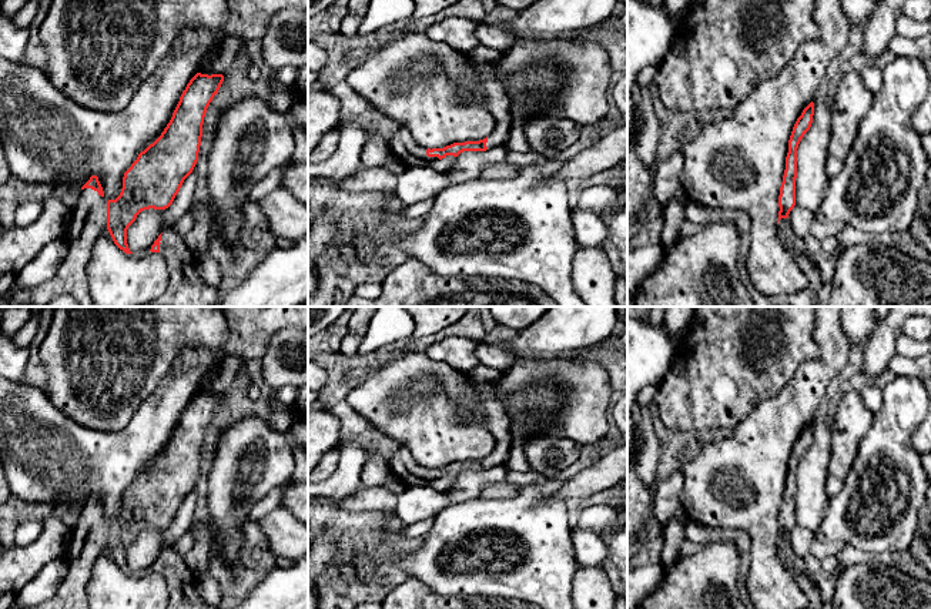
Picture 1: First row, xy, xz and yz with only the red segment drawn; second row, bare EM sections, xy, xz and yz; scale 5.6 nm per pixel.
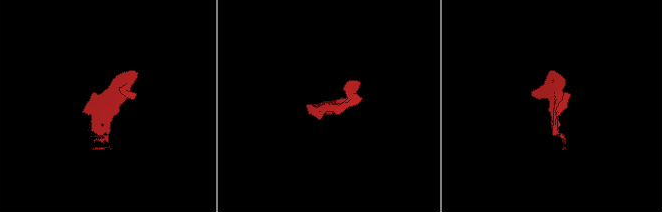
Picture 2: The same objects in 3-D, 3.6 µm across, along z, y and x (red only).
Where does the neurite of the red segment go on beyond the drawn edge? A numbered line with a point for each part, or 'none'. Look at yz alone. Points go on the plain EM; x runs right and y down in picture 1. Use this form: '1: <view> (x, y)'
1: yz (796, 566)

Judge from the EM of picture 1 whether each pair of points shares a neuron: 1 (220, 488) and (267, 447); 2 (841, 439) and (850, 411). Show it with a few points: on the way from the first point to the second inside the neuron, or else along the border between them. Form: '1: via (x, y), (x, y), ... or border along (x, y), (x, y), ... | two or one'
1: via (231, 482), (255, 458) | one
2: via (847, 432), (850, 418) | one

